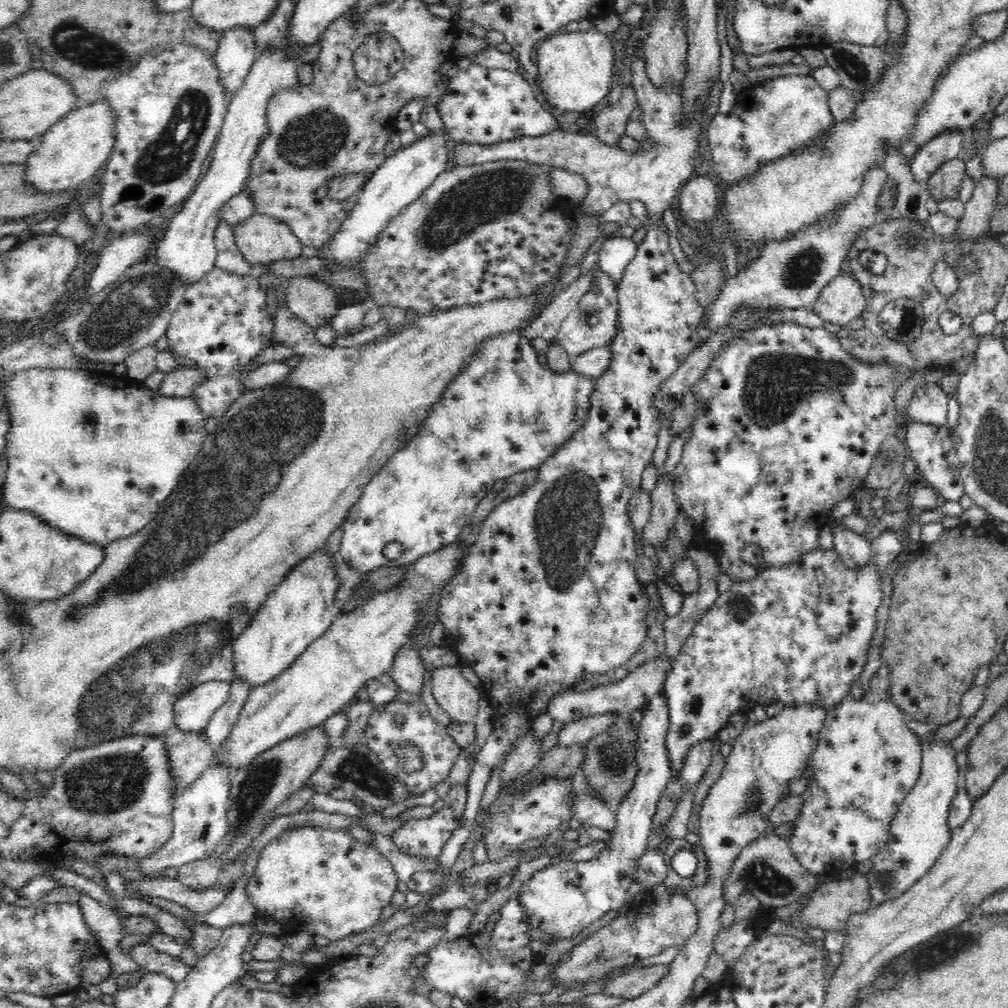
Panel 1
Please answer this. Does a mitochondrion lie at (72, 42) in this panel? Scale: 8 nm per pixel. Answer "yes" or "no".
yes

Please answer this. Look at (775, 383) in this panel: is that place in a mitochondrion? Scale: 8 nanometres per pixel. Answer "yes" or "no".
yes

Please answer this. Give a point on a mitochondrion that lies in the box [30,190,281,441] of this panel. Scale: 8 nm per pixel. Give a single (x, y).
(148, 295)

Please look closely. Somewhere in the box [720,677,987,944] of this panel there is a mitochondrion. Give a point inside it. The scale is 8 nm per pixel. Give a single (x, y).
(763, 877)

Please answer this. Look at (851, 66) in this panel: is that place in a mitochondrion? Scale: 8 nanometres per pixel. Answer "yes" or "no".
yes

